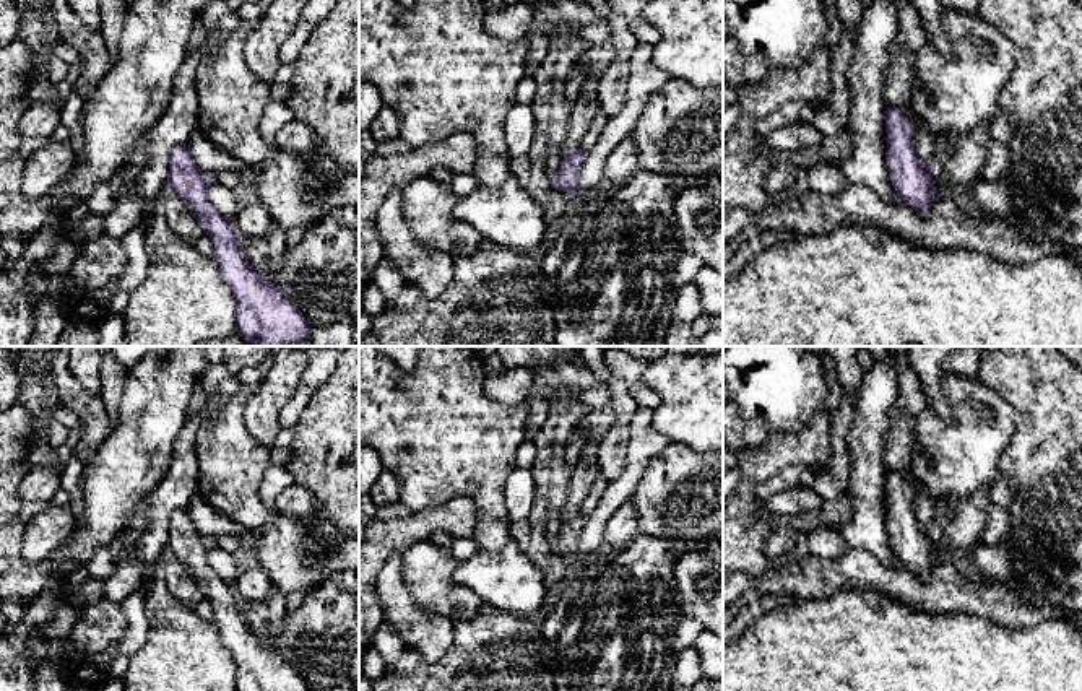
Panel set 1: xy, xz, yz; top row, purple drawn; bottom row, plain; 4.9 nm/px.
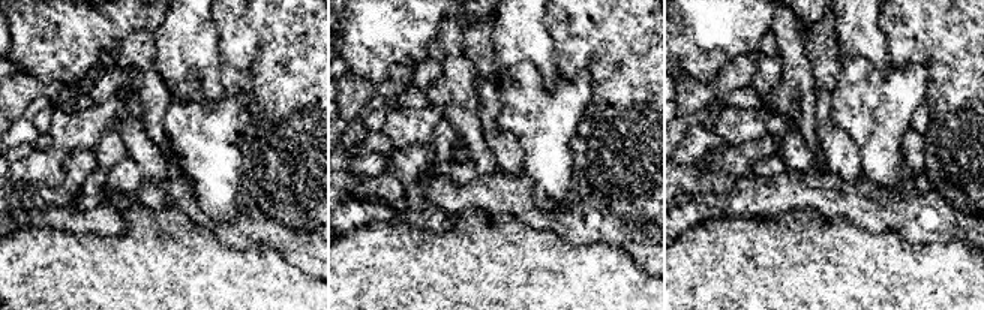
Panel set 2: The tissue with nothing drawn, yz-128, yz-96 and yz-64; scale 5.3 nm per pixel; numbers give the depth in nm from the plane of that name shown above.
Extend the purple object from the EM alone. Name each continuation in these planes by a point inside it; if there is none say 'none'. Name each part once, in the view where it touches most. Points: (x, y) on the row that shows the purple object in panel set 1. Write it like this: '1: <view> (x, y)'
none

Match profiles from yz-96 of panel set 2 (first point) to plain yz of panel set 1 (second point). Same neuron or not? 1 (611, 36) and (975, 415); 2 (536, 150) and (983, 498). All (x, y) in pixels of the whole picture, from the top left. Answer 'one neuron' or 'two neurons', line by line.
1: two neurons
2: two neurons

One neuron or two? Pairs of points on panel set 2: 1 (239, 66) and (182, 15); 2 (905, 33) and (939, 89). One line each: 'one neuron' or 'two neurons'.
1: two neurons
2: one neuron

